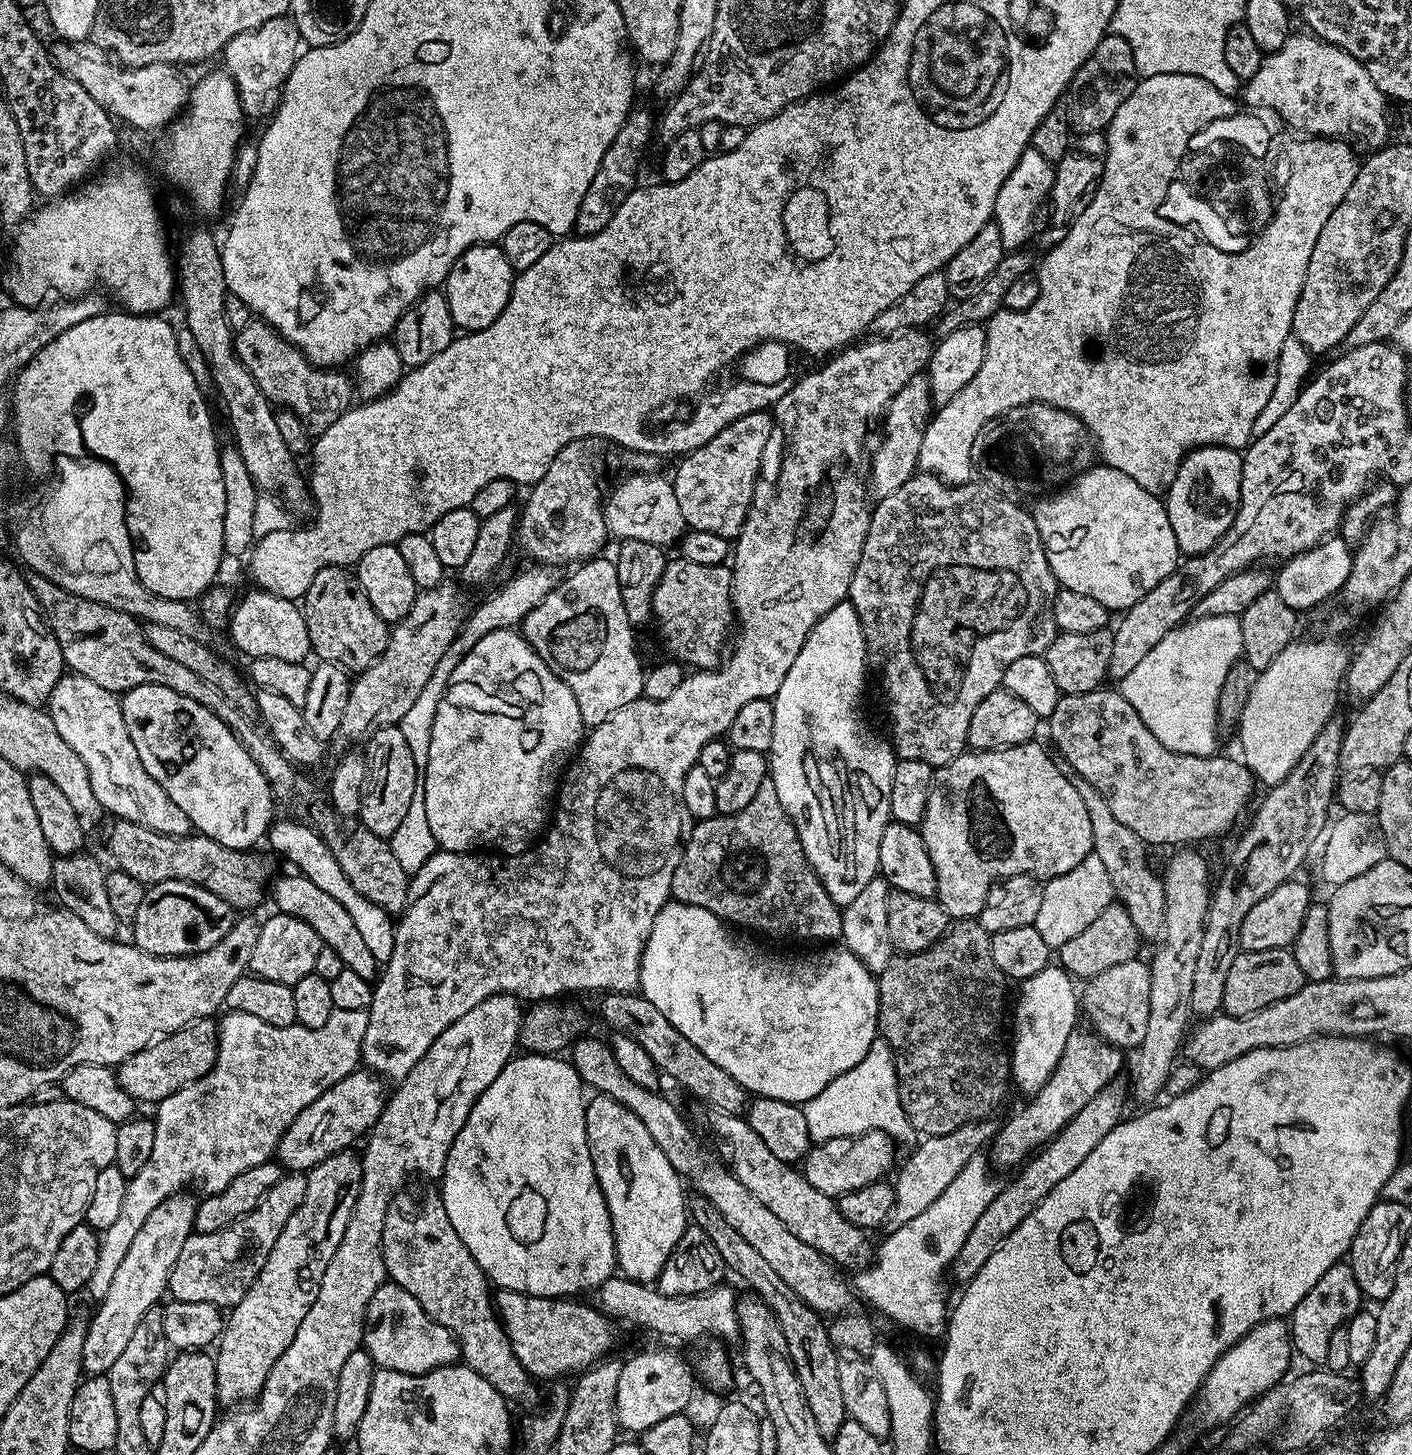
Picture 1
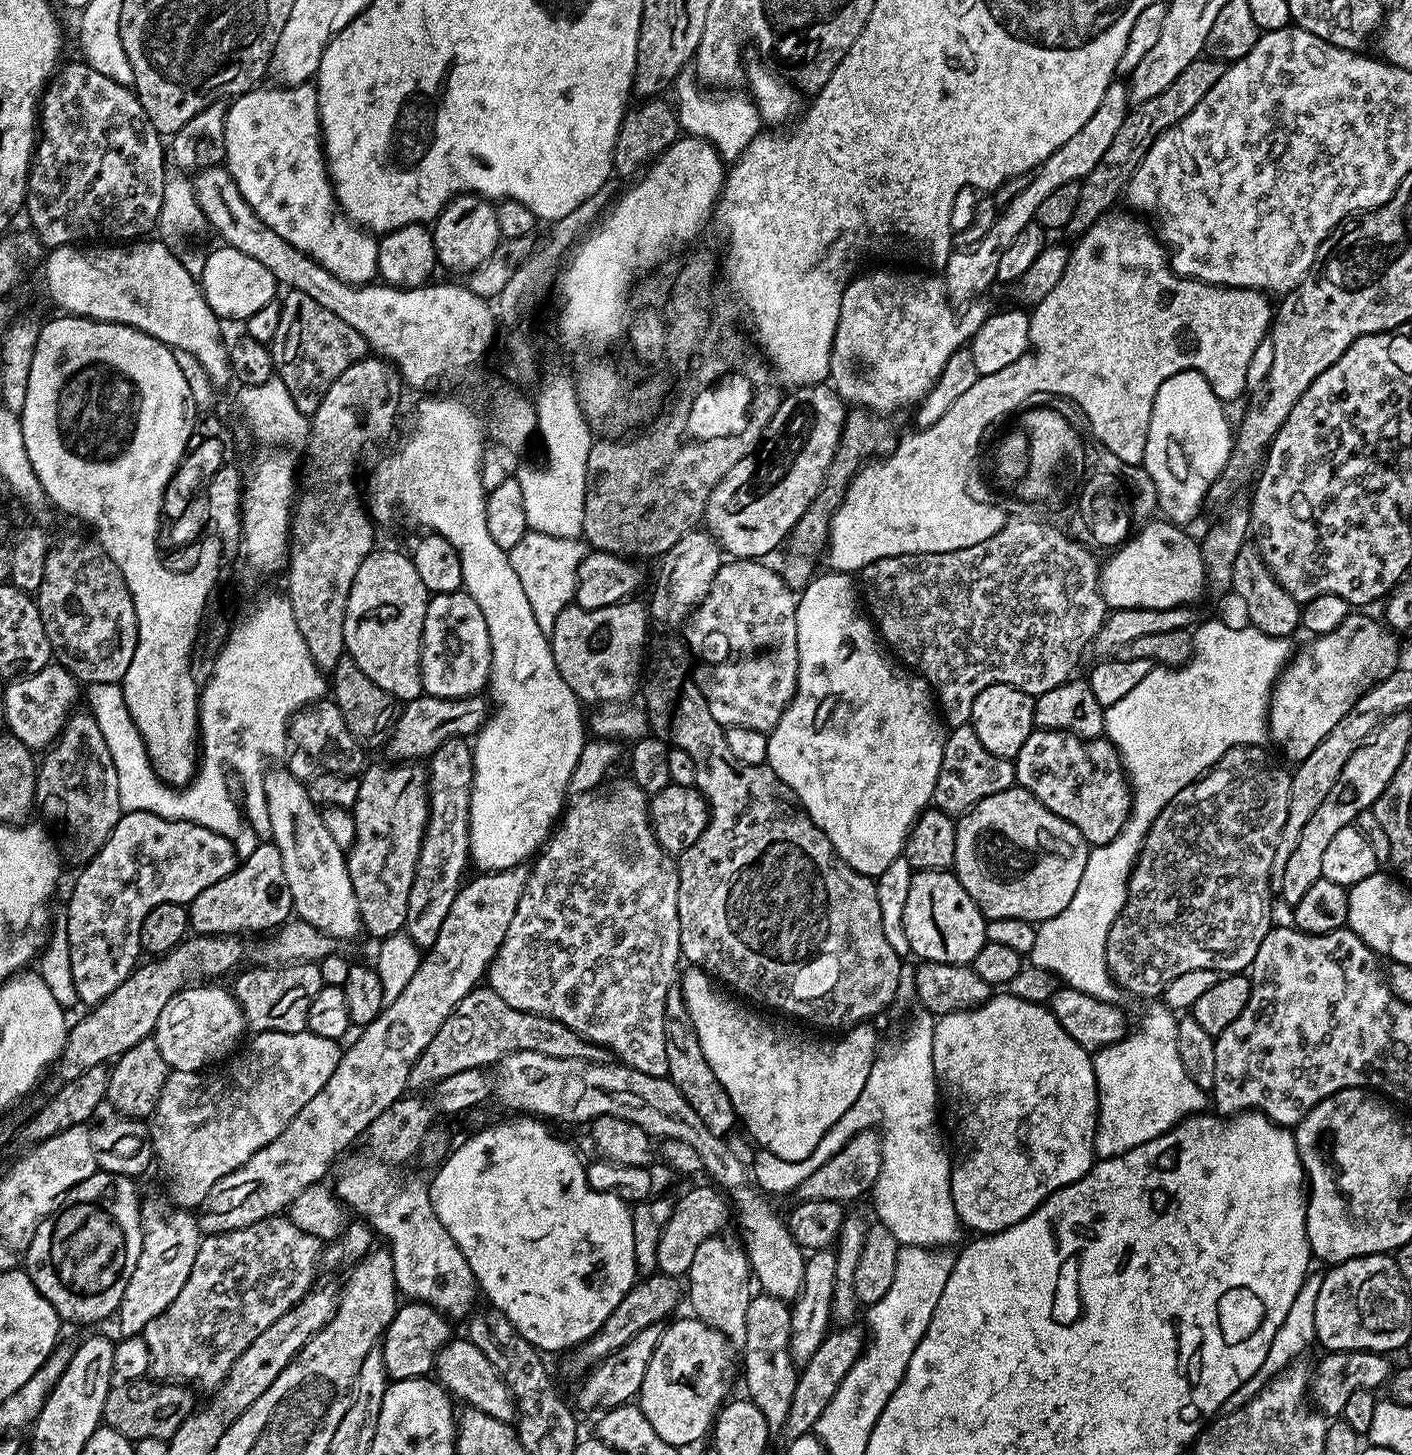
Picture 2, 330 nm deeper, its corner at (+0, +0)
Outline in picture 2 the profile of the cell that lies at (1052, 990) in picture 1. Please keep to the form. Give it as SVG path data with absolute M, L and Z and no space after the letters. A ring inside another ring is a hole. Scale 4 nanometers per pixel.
M993 994L985 1004L980 1004L977 1008L967 1008L961 1012L951 1012L945 1016L939 1017L935 1021L936 1029L934 1030L934 1046L933 1046L933 1062L934 1070L936 1071L936 1078L941 1085L946 1089L949 1088L954 1095L960 1100L965 1100L965 1104L961 1106L960 1112L964 1115L964 1124L972 1131L972 1137L968 1140L968 1149L964 1152L964 1157L961 1158L960 1164L958 1163L952 1169L952 1197L954 1198L954 1207L956 1214L960 1218L961 1225L965 1229L973 1228L973 1233L976 1234L991 1234L994 1232L1001 1232L1010 1226L1014 1226L1018 1222L1022 1222L1032 1213L1035 1208L1039 1208L1049 1196L1053 1196L1060 1188L1065 1188L1067 1184L1076 1184L1083 1178L1083 1176L1092 1168L1094 1157L1096 1156L1096 1118L1100 1106L1100 1099L1096 1097L1096 1079L1094 1078L1094 1066L1092 1065L1092 1056L1085 1048L1078 1046L1078 1042L1074 1042L1074 1038L1070 1038L1070 1034L1066 1034L1066 1030L1062 1030L1058 1020L1054 1018L1051 1007L1043 1004L1035 1004L1034 1002L1026 1002L1017 996L1010 996L1007 994Z

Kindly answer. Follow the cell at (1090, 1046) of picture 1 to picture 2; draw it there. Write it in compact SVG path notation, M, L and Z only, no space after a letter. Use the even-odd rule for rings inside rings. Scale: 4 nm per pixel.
M1260 746L1232 748L1215 764L1211 771L1201 776L1200 779L1193 782L1193 784L1187 784L1187 786L1164 807L1162 814L1158 814L1158 818L1154 818L1154 822L1150 826L1150 830L1144 839L1144 845L1140 848L1140 854L1136 858L1136 865L1132 867L1132 873L1128 879L1128 901L1122 906L1118 918L1114 918L1114 926L1110 926L1110 934L1106 938L1106 966L1108 967L1108 973L1112 975L1116 987L1123 990L1127 995L1129 992L1132 996L1152 996L1148 998L1159 997L1168 983L1173 982L1180 974L1184 974L1190 970L1212 970L1219 974L1240 974L1245 970L1251 969L1252 963L1254 962L1254 954L1258 954L1258 946L1262 946L1262 938L1266 938L1269 928L1273 927L1274 924L1271 914L1268 913L1268 899L1274 896L1272 879L1270 878L1270 862L1274 862L1274 850L1278 846L1278 838L1282 834L1282 826L1286 826L1286 810L1290 806L1290 786L1292 785L1289 769L1279 768L1278 765L1272 764L1271 758L1263 752L1264 750L1265 749Z

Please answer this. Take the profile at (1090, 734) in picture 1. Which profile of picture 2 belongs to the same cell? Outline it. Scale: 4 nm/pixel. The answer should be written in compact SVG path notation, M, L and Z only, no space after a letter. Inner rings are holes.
M1033 730L1014 763L1016 784L1034 794L1046 810L1054 810L1070 826L1078 826L1089 845L1110 842L1127 822L1132 808L1130 785L1115 746L1106 738L1083 740L1073 732Z

